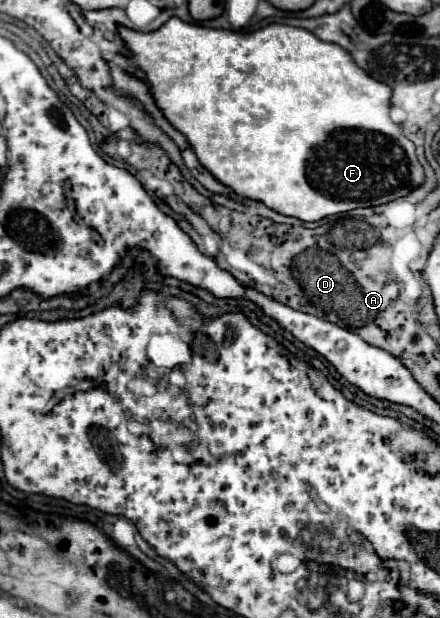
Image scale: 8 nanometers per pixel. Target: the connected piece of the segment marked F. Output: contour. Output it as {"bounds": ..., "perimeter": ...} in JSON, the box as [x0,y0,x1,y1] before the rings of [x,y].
{"bounds":[119,18,423,222],"perimeter":[[[169,18],[159,30],[153,32],[135,32],[125,26],[119,28],[119,36],[125,44],[127,60],[129,64],[145,74],[145,82],[149,84],[151,96],[157,104],[157,108],[163,112],[163,116],[169,120],[169,124],[179,130],[191,148],[195,150],[199,162],[207,172],[213,174],[213,178],[227,188],[231,188],[235,194],[263,202],[271,210],[283,214],[283,216],[293,216],[305,222],[315,222],[325,216],[333,216],[339,212],[349,212],[353,208],[365,208],[365,206],[377,206],[385,204],[391,200],[397,200],[401,196],[407,196],[411,190],[415,190],[423,182],[423,168],[417,162],[415,156],[415,146],[409,138],[403,136],[401,128],[389,118],[389,98],[391,98],[391,88],[383,82],[373,80],[369,74],[365,74],[351,58],[347,50],[343,50],[337,44],[323,42],[311,32],[303,28],[293,28],[285,24],[269,24],[265,28],[253,30],[253,32],[233,32],[233,30],[215,30],[215,28],[205,28],[199,24],[189,24],[179,18]]]}

